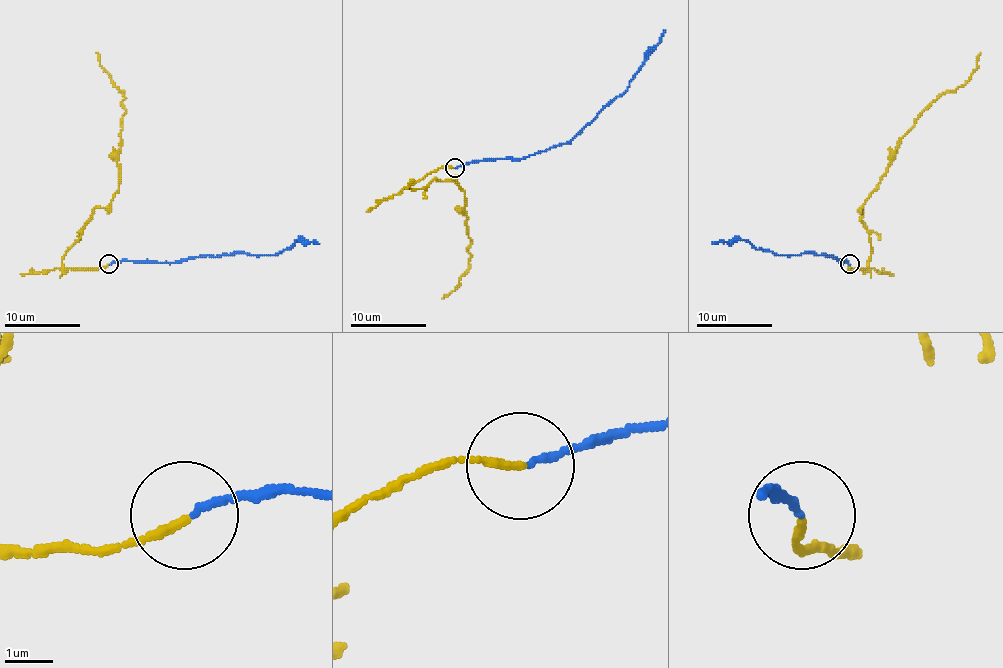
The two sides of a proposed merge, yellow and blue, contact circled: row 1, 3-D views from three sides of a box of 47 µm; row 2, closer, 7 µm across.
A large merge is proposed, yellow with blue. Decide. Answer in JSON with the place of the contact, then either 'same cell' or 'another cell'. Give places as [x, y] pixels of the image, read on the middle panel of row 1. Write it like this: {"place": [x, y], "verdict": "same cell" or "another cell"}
{"place": [455, 167], "verdict": "another cell"}

